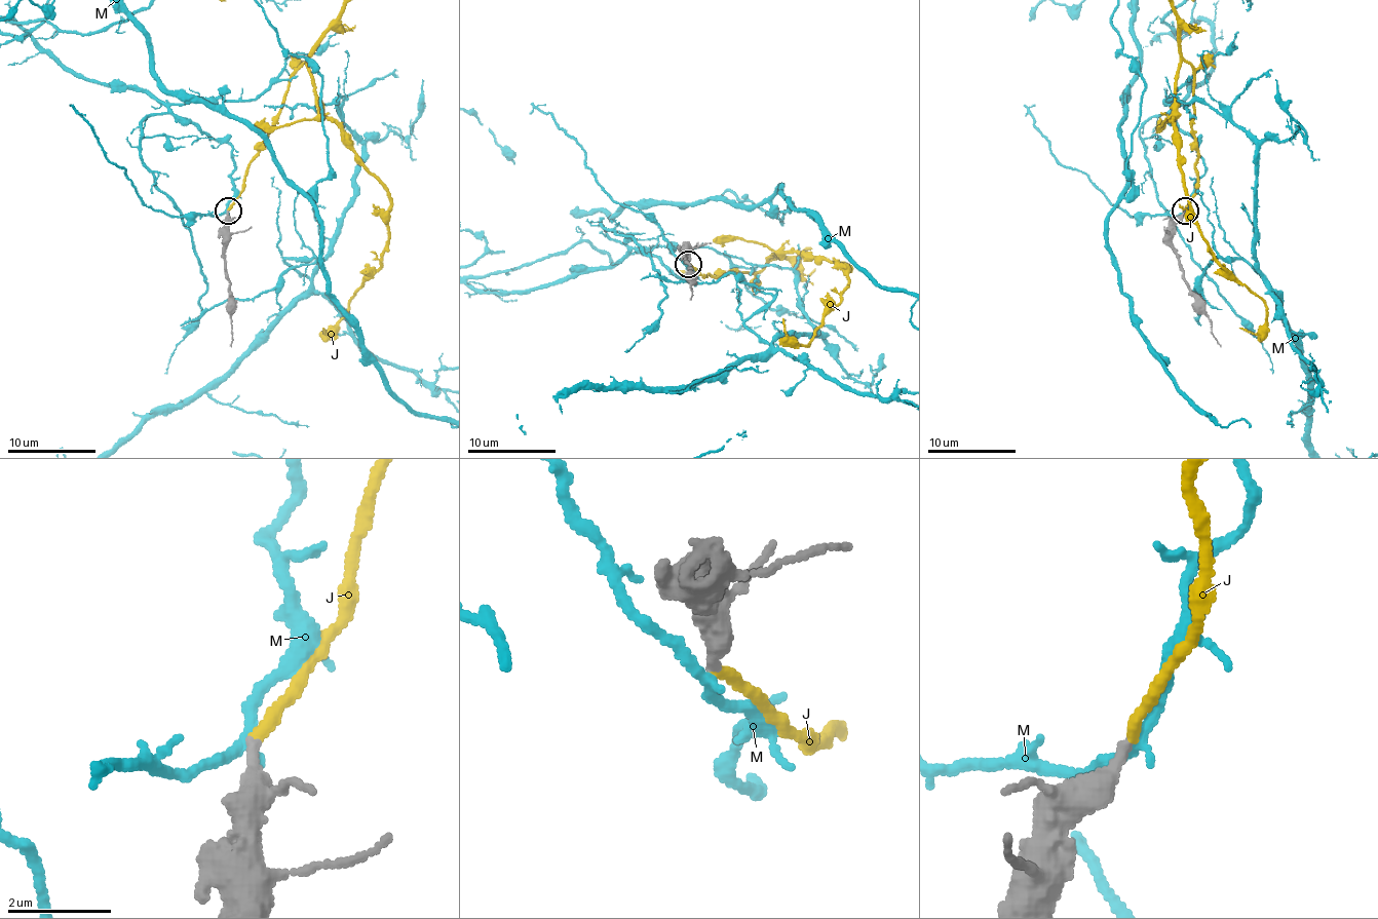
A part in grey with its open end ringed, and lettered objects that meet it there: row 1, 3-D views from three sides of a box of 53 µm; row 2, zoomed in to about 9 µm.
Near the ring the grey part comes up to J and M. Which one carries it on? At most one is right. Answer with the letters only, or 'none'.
J

